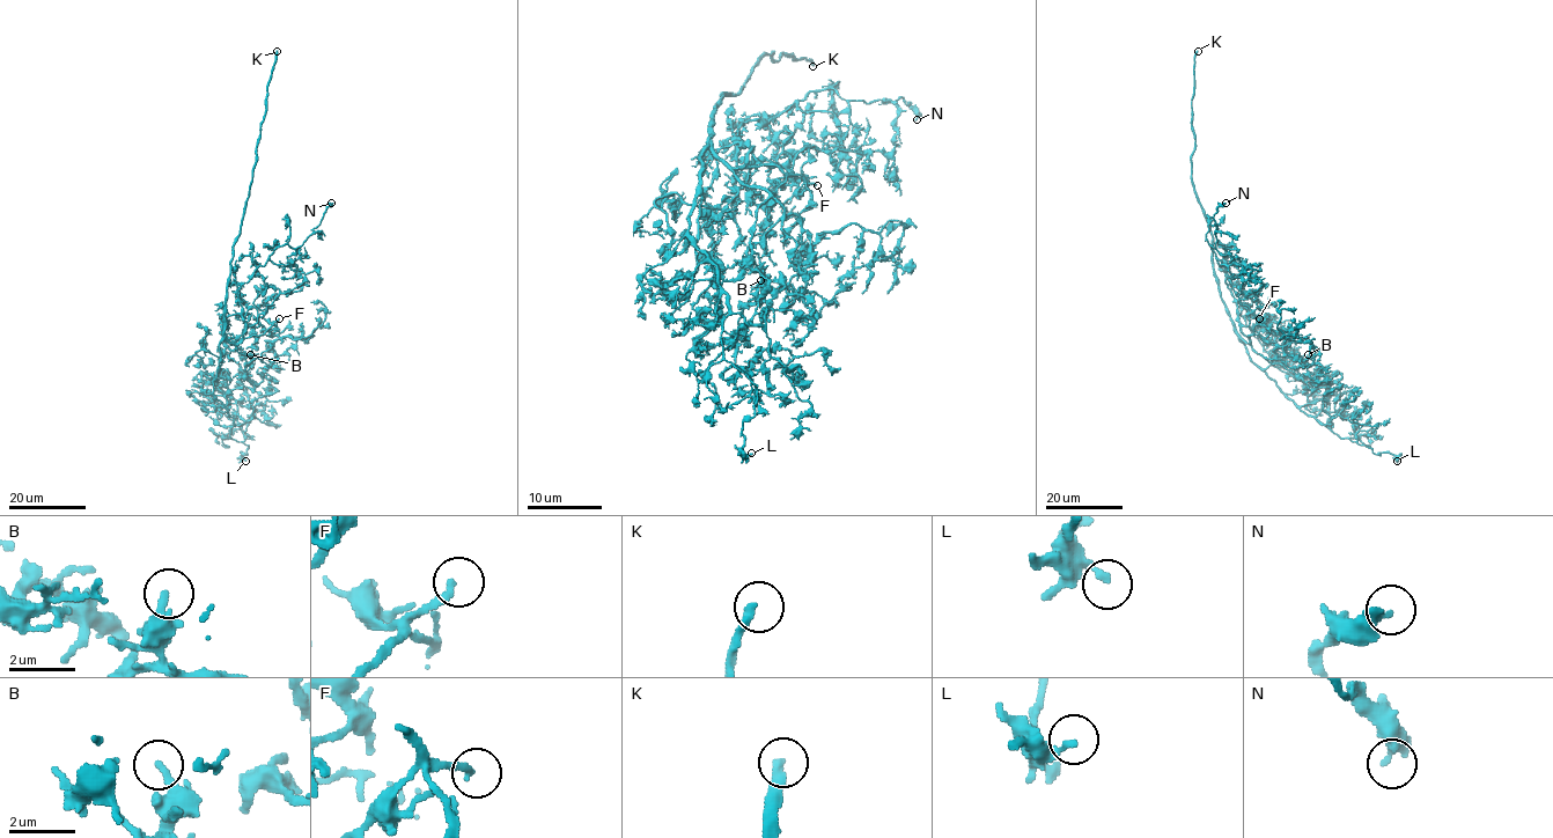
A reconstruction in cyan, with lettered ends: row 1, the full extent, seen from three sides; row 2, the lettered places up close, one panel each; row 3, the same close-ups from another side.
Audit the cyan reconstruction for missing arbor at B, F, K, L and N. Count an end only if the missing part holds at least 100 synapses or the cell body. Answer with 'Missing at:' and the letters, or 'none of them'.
Missing at: F, K

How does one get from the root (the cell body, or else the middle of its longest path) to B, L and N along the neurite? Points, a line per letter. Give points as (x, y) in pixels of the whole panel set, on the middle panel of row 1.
B: (711, 118), (711, 149), (744, 183), (759, 185), (768, 195), (757, 210), (750, 241), (759, 256), (760, 280)
L: (711, 118), (689, 237), (726, 294), (722, 355), (757, 388), (742, 423), (742, 450), (751, 453)
N: (711, 118), (711, 148), (733, 168), (750, 149), (737, 129), (809, 92), (903, 97), (917, 119)

